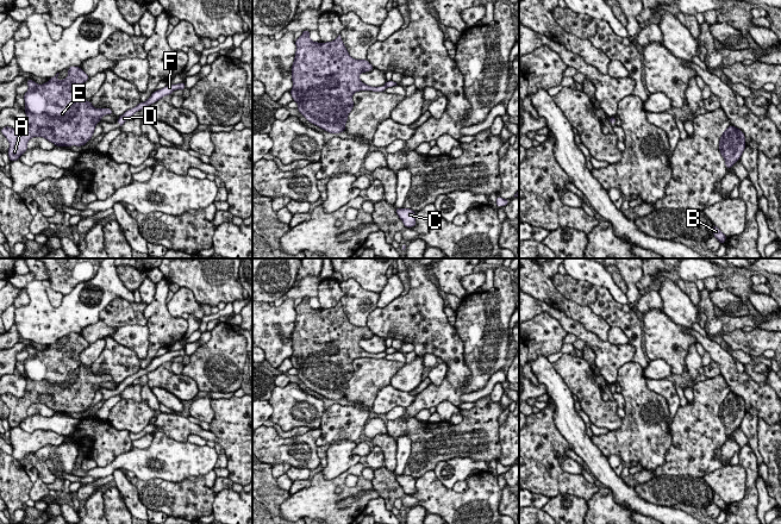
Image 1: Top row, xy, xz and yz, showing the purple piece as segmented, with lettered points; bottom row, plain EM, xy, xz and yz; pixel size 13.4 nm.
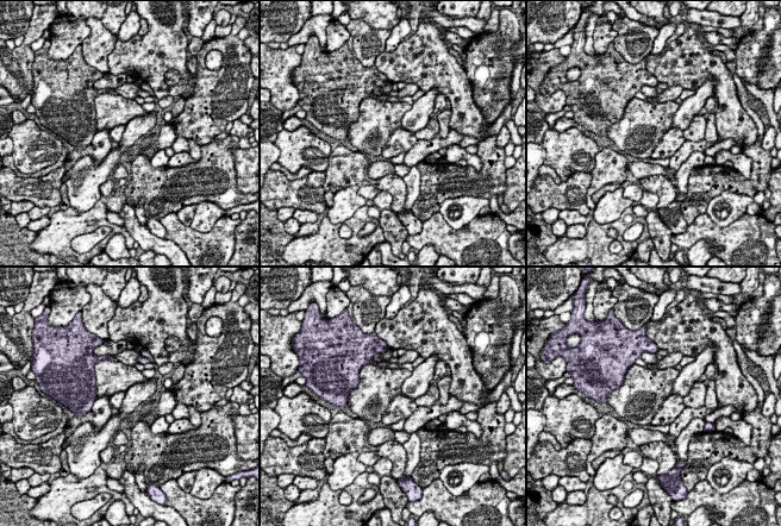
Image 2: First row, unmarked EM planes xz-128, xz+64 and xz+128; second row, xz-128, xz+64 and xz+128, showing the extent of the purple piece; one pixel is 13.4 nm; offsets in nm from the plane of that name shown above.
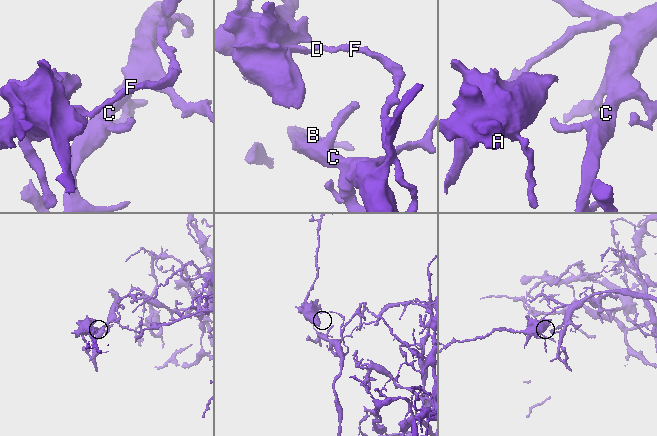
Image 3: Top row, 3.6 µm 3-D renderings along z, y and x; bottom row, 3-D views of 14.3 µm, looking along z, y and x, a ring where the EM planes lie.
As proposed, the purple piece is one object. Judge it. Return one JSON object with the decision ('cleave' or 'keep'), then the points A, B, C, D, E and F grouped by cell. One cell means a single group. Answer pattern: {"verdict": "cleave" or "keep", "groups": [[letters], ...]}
{"verdict": "cleave", "groups": [["A", "E"], ["B", "C", "D", "F"]]}

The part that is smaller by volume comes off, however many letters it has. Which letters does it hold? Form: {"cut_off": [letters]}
{"cut_off": ["A", "E"]}

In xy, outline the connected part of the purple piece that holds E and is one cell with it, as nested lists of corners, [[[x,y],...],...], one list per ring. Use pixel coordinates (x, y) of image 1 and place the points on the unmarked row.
[[[69,333],[68,338],[64,347],[57,347],[57,339],[44,351],[26,348],[25,394],[21,398],[10,393],[1,395],[10,408],[7,420],[11,429],[27,417],[32,404],[43,404],[56,413],[82,413],[92,405],[101,383],[113,381],[111,375],[95,375],[92,368],[80,362],[81,351],[89,345],[80,333]]]

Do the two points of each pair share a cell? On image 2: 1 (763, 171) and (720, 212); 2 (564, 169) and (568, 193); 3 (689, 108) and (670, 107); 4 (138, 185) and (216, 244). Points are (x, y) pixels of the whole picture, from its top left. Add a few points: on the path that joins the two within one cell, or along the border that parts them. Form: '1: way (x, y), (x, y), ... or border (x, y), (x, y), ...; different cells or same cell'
1: border (751, 196), (723, 191), (712, 199); different cells
2: border (589, 171), (574, 171), (562, 181); different cells
3: border (680, 105), (672, 118), (672, 126); different cells
4: border (175, 212), (169, 212), (158, 219); different cells

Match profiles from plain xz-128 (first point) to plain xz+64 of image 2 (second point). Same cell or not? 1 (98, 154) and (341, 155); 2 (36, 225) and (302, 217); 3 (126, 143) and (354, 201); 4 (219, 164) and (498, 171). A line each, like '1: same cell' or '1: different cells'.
1: same cell
2: different cells
3: same cell
4: same cell

